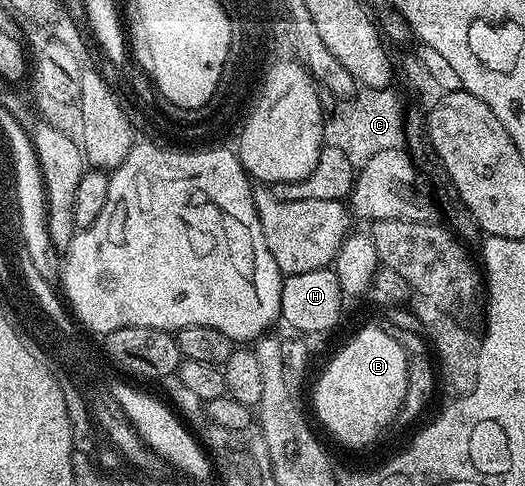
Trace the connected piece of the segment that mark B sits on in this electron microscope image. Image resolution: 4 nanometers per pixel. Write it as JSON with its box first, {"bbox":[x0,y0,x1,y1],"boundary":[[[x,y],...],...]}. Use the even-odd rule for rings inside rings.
{"bbox":[313,328,410,448],"boundary":[[[361,328],[333,357],[317,380],[313,408],[321,424],[341,444],[361,448],[384,433],[394,418],[397,400],[407,394],[405,361],[410,357],[391,331]]]}

